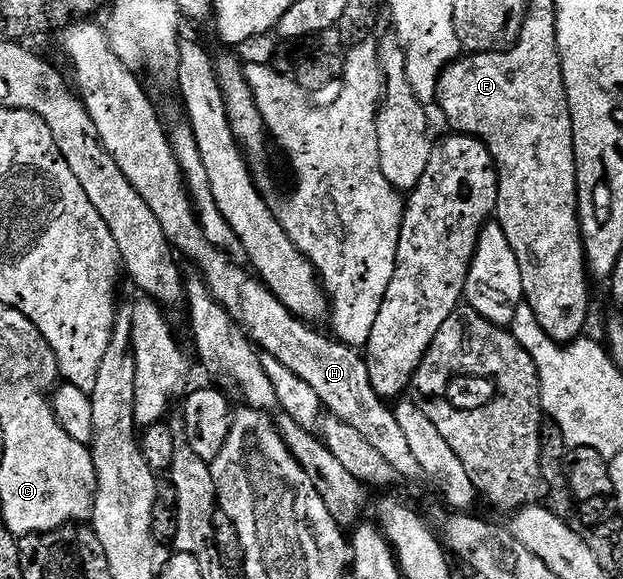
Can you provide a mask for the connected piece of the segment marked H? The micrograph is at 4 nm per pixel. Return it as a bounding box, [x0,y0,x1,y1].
[64,20,423,479]

